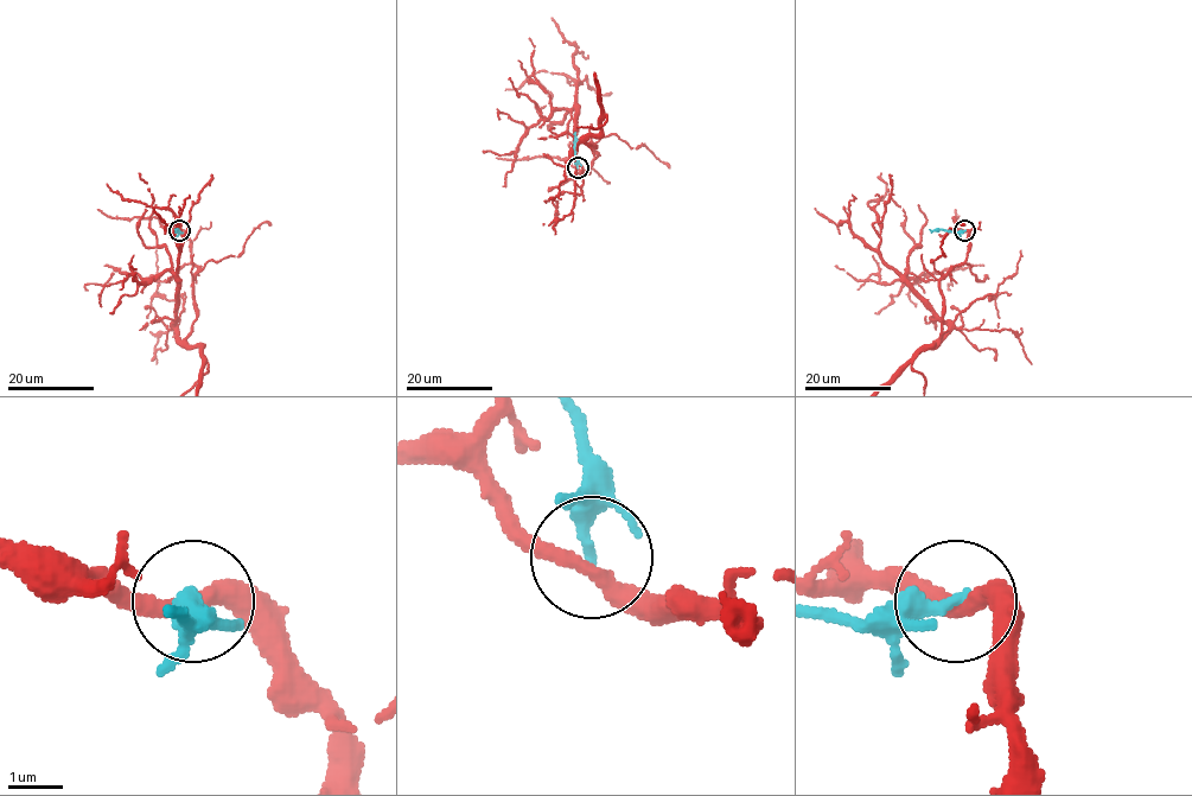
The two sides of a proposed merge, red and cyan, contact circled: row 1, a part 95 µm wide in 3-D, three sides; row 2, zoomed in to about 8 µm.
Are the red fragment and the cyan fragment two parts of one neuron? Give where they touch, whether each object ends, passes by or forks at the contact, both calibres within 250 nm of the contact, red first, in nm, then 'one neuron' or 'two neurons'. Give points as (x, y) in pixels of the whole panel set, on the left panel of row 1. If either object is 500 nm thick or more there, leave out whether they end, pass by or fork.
at (179, 230); red passes by; cyan ends there; 320 nm thick on the red side, 280 nm on the other; two neurons

